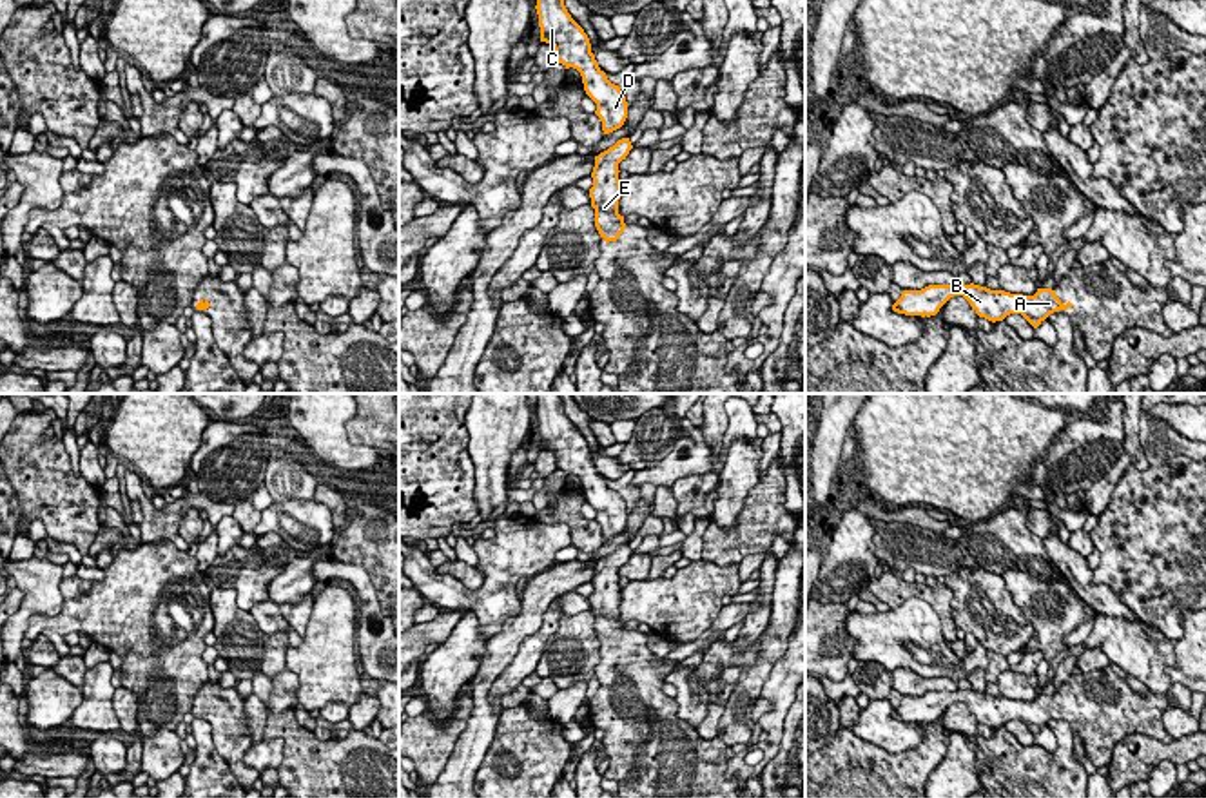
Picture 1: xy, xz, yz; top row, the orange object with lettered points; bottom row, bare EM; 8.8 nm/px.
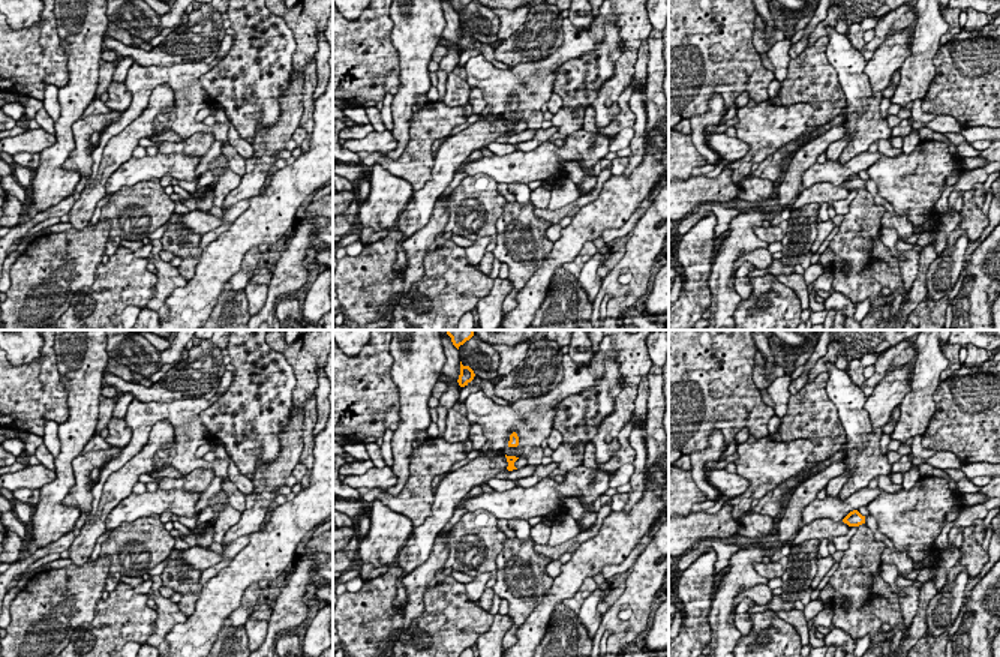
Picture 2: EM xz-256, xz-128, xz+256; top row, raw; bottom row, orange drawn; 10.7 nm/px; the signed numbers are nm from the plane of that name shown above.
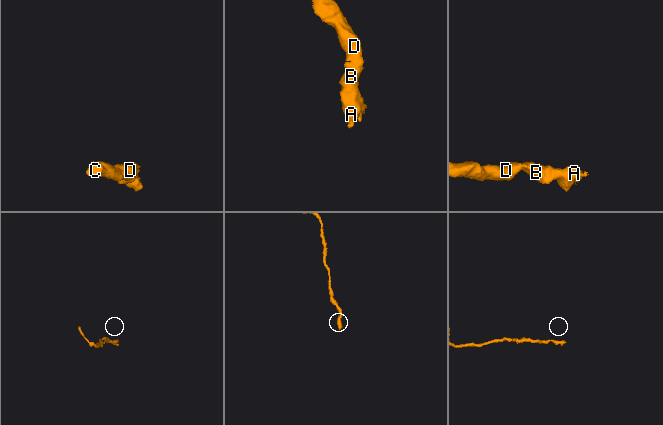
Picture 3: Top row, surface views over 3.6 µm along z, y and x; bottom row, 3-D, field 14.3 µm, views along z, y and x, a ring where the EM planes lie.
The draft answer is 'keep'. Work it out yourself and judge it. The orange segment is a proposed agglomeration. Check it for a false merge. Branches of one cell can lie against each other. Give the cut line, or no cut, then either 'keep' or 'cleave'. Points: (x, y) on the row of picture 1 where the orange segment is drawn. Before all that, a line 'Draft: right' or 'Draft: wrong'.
Draft: right
cut none; keep

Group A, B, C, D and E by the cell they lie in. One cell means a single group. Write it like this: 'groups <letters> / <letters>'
groups A B C D E

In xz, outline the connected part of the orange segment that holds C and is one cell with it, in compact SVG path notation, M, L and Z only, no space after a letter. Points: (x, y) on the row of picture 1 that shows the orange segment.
M537 0L540 42L555 49L557 63L580 73L586 94L597 103L595 114L604 134L620 129L627 118L627 102L618 85L598 67L584 29L571 18L564 0Z

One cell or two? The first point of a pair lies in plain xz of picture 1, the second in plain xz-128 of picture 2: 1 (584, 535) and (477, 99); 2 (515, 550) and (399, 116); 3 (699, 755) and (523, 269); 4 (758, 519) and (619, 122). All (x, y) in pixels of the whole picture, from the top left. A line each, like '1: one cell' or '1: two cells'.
1: one cell
2: two cells
3: one cell
4: one cell

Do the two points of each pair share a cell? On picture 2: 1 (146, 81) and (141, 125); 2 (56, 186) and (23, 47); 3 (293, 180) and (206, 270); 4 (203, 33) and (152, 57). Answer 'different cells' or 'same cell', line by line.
1: different cells
2: different cells
3: same cell
4: same cell

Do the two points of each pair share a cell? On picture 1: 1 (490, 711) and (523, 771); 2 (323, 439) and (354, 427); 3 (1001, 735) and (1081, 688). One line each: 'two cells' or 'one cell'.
1: two cells
2: two cells
3: two cells

